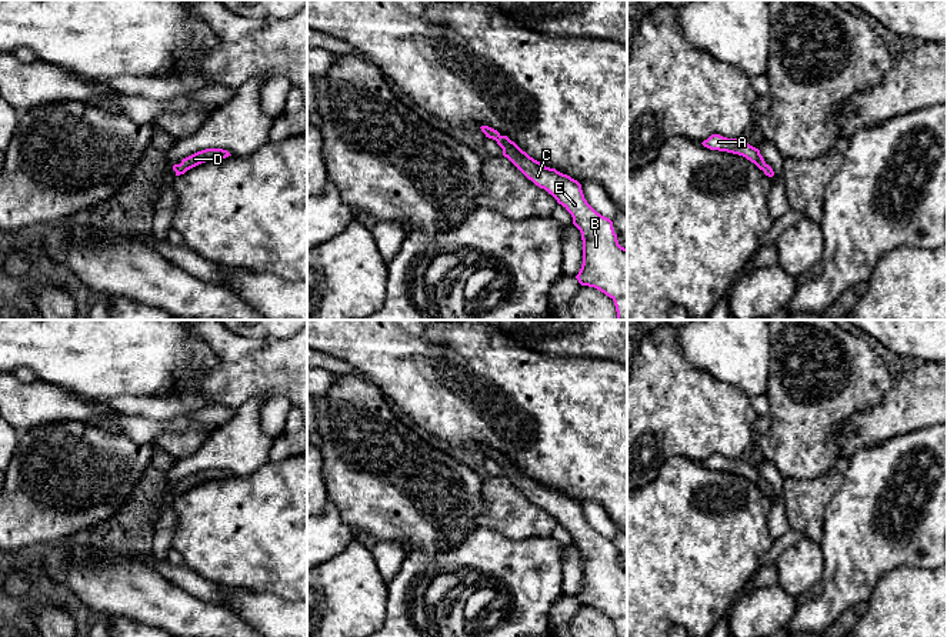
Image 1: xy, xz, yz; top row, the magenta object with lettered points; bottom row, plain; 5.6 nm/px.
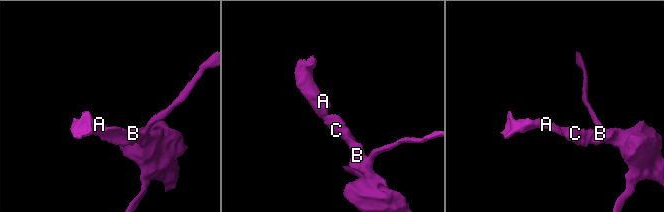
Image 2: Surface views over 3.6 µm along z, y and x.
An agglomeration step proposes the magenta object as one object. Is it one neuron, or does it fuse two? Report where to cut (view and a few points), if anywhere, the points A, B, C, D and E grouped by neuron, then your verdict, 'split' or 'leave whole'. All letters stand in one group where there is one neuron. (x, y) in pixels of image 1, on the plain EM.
no cut | A B C D E | leave whole

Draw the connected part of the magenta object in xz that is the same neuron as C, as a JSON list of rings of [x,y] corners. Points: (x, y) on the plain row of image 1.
[[[488,446],[480,448],[486,457],[497,461],[503,476],[528,500],[544,508],[571,534],[583,560],[583,584],[576,598],[581,606],[608,616],[614,621],[617,637],[627,637],[627,568],[618,564],[613,541],[587,523],[577,500],[543,486],[497,450]]]

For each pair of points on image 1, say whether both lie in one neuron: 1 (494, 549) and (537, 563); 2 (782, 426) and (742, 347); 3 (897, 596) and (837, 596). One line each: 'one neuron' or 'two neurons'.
1: one neuron
2: two neurons
3: two neurons

